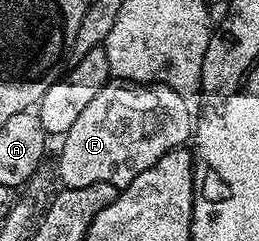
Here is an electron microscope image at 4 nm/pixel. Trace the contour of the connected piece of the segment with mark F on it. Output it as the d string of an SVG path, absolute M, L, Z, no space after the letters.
M109 81L89 101L89 105L77 116L73 129L62 136L63 148L59 151L59 179L63 187L81 189L81 185L97 185L97 181L109 181L120 189L128 187L149 165L157 165L165 153L184 146L193 135L193 111L187 108L188 100L178 95L171 87L149 83Z

